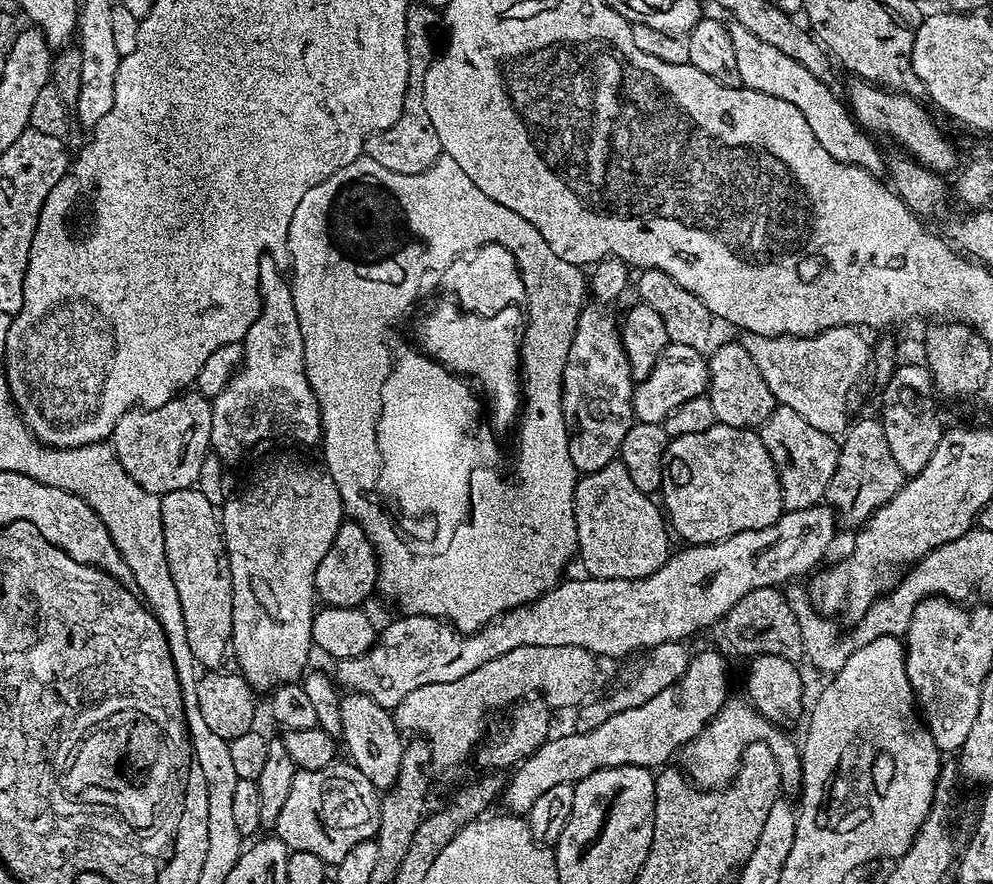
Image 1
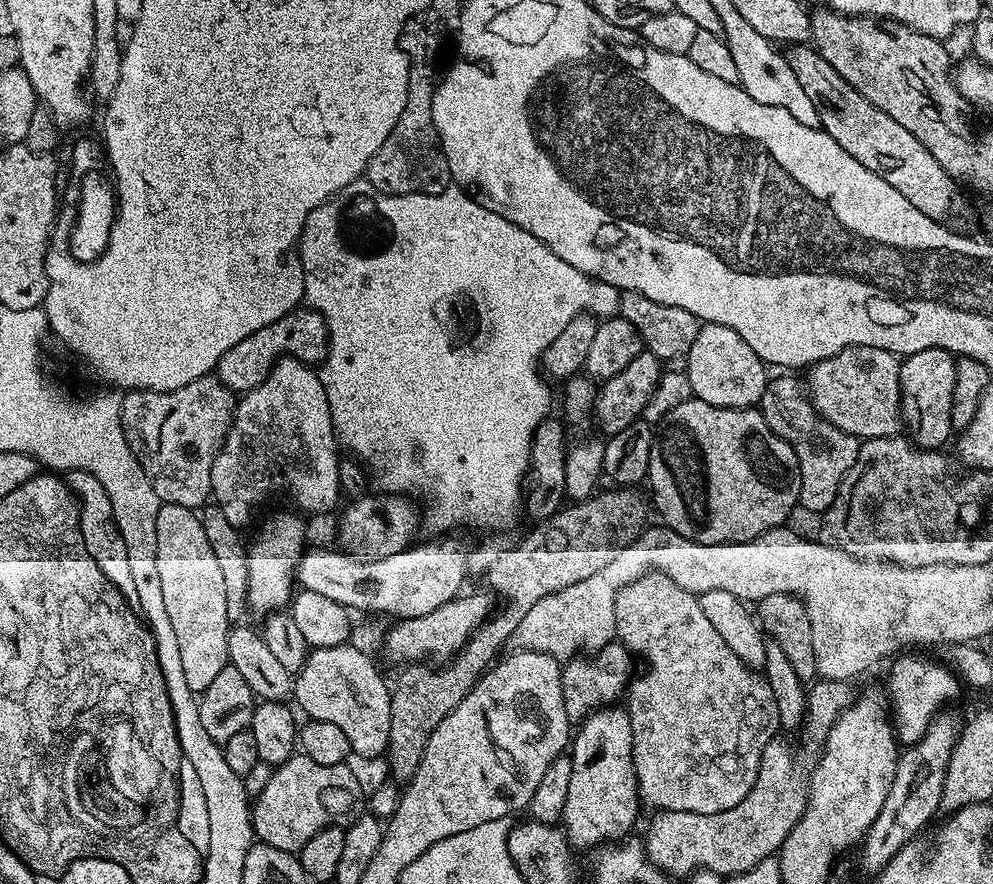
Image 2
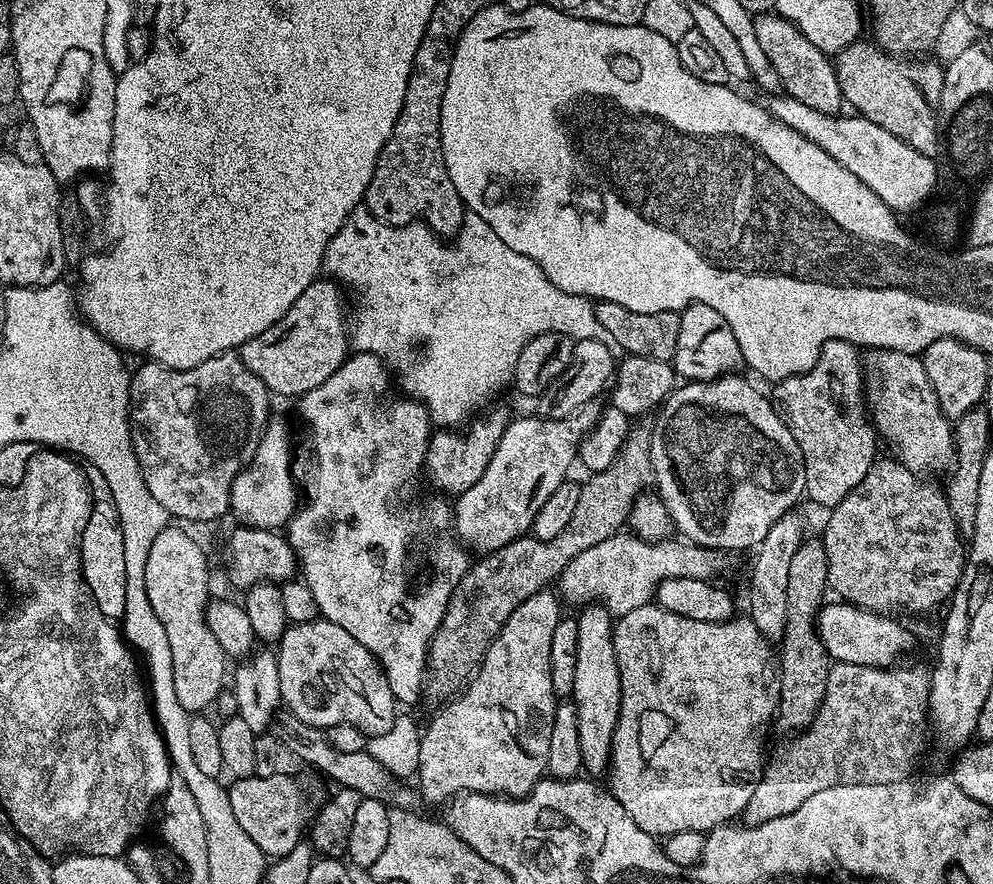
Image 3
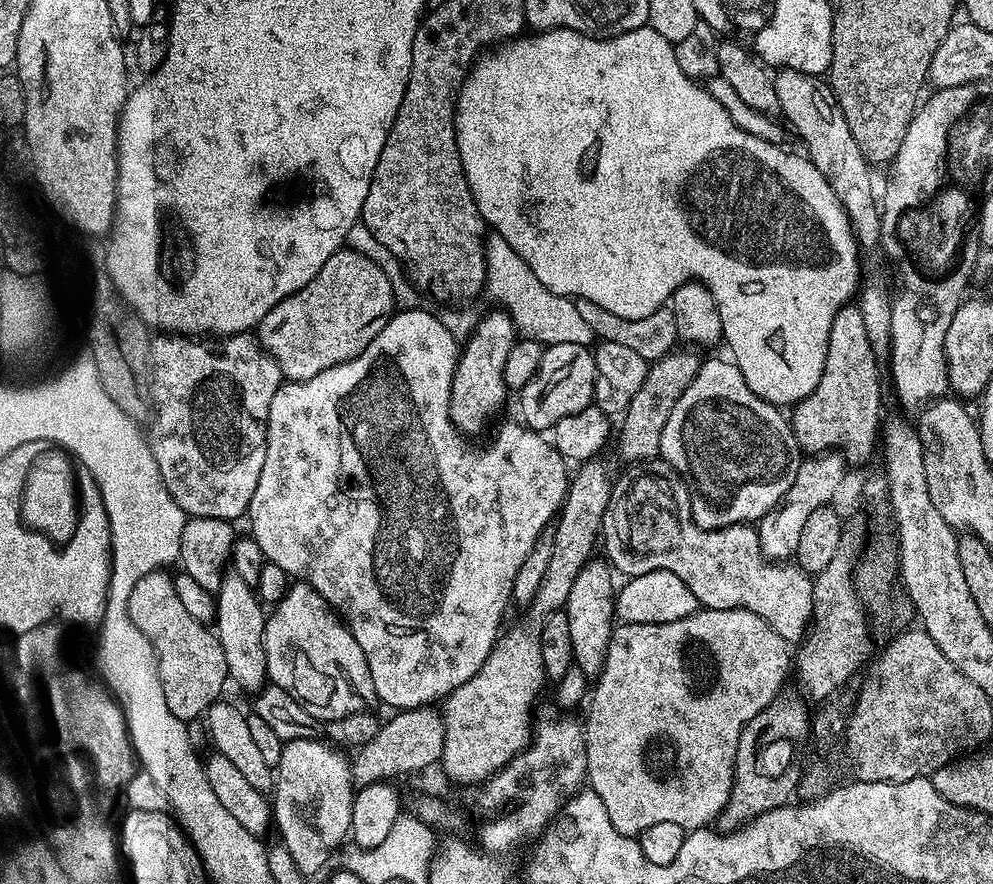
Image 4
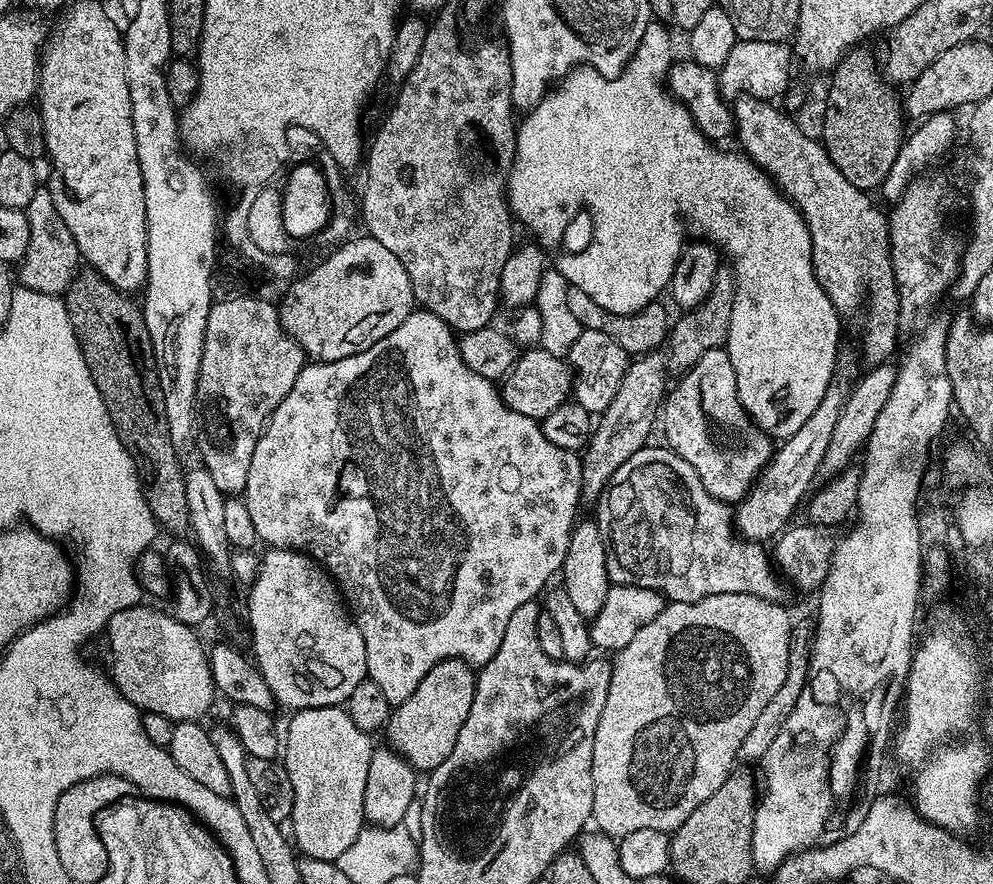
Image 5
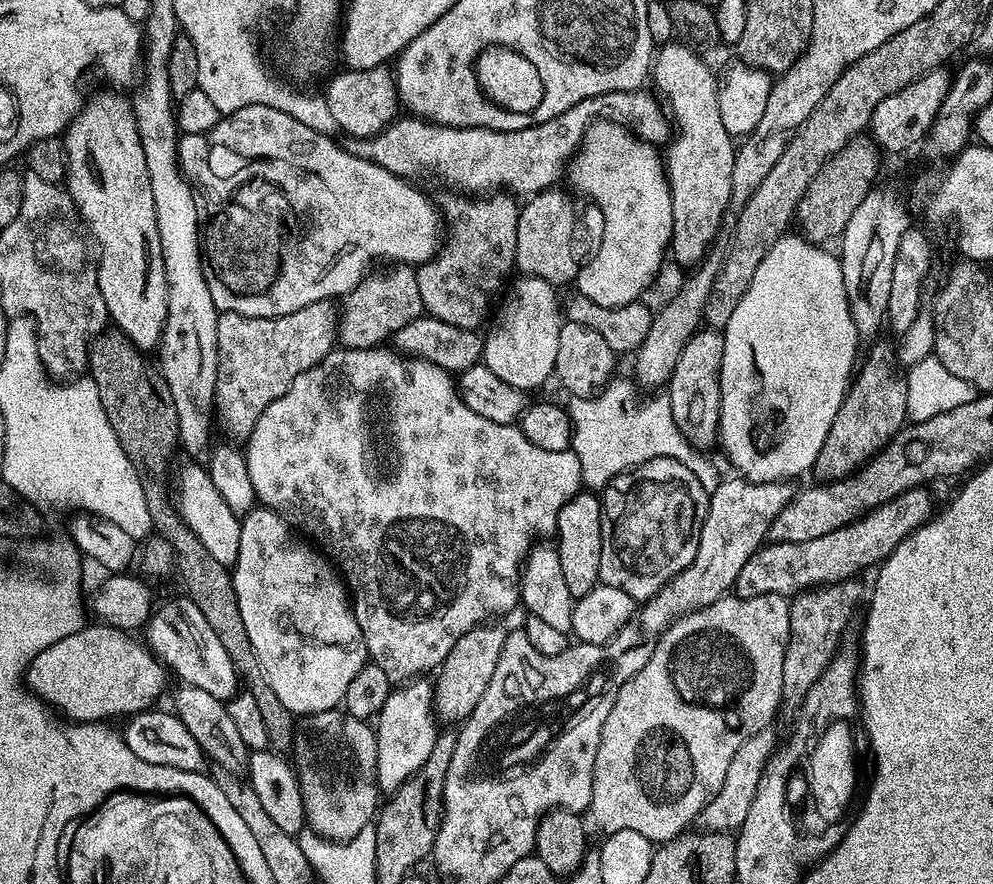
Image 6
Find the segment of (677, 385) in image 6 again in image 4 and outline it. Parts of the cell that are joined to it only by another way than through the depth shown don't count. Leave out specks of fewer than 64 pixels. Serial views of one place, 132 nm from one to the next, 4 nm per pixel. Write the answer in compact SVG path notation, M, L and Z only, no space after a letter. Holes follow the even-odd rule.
M705 359L701 363L694 382L690 382L690 386L686 386L686 394L682 394L682 398L678 398L674 410L670 410L670 418L666 418L666 430L662 430L662 446L660 447L662 459L675 470L688 488L690 510L694 514L694 522L698 522L700 528L718 530L735 524L755 525L766 513L778 507L780 501L784 499L786 490L790 490L790 486L794 486L794 478L798 474L802 453L800 443L796 441L796 435L792 432L789 417L785 413L783 416L780 412L783 411L777 405L767 404L762 398L758 398L758 394L754 394L750 390L750 386L746 386L746 378L742 378L742 370L738 370L738 366L731 359Z

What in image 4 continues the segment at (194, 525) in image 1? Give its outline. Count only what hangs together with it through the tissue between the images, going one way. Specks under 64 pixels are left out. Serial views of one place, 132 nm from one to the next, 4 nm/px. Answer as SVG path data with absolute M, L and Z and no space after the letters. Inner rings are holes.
M157 570L138 578L138 586L130 590L128 603L130 622L150 638L156 655L156 672L166 694L166 706L174 718L193 722L207 713L208 707L221 699L224 683L230 677L226 666L226 654L222 654L220 640L211 627L190 618L186 606L176 597L174 576L168 570Z

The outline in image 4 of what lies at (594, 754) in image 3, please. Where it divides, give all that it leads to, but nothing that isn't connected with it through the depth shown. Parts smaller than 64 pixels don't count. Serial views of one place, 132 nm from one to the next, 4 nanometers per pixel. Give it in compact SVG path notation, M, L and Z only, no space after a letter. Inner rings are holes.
M589 562L582 570L578 570L578 578L574 578L574 586L570 590L570 598L564 603L563 612L570 618L570 646L575 667L581 668L589 678L599 677L606 662L606 650L610 646L612 629L616 620L617 585L612 585L614 572L607 563Z

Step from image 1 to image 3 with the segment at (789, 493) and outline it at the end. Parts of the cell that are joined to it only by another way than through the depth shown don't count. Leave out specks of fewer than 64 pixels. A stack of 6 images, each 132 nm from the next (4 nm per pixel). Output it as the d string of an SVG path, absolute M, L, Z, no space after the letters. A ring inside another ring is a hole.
M831 340L822 346L820 357L814 367L800 376L791 376L785 380L777 380L771 385L770 399L776 413L784 420L784 425L794 434L794 442L798 442L798 450L802 450L802 458L806 466L807 499L821 504L824 510L835 508L862 478L872 469L878 459L876 444L878 433L872 426L870 413L866 407L864 391L864 366L862 352L857 345L845 340Z

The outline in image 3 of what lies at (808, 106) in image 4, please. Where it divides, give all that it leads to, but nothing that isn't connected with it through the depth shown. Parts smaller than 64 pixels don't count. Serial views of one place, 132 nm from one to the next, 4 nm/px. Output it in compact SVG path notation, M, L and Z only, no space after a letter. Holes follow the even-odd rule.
M771 15L755 17L754 34L758 34L758 46L762 46L766 58L770 58L770 66L774 66L774 74L778 74L780 88L805 106L824 115L837 115L842 108L842 97L829 53L818 50L810 38L806 38L806 34L799 32L786 18Z

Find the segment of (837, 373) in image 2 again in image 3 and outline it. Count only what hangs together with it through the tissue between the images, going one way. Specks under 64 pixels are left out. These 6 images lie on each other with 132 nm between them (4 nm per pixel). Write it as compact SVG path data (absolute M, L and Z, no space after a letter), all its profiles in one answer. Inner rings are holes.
M874 348L862 356L866 407L879 439L893 448L895 459L917 474L947 473L956 459L953 425L942 414L938 396L919 355Z

